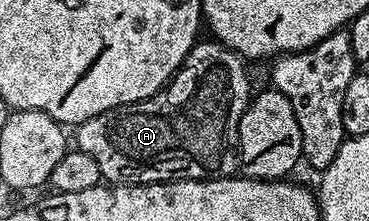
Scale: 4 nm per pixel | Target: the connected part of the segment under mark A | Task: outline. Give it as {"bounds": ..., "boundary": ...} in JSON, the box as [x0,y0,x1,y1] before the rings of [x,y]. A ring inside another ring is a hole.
{"bounds":[77,38,252,185],"boundary":[[[207,38],[201,42],[195,43],[194,49],[184,58],[182,67],[174,73],[169,84],[163,91],[158,92],[155,96],[150,96],[147,100],[141,100],[135,104],[125,104],[119,108],[112,110],[104,110],[100,114],[96,114],[92,118],[88,118],[84,123],[77,125],[78,144],[77,151],[84,154],[92,154],[92,158],[96,158],[96,166],[100,166],[100,174],[103,181],[109,182],[111,185],[120,184],[160,184],[167,180],[208,180],[211,178],[230,178],[239,171],[240,161],[238,159],[238,127],[240,126],[240,118],[244,114],[246,105],[252,99],[252,91],[250,92],[250,80],[246,77],[246,68],[243,57],[233,52],[231,48],[225,48],[224,45],[215,42],[213,39]]]}

